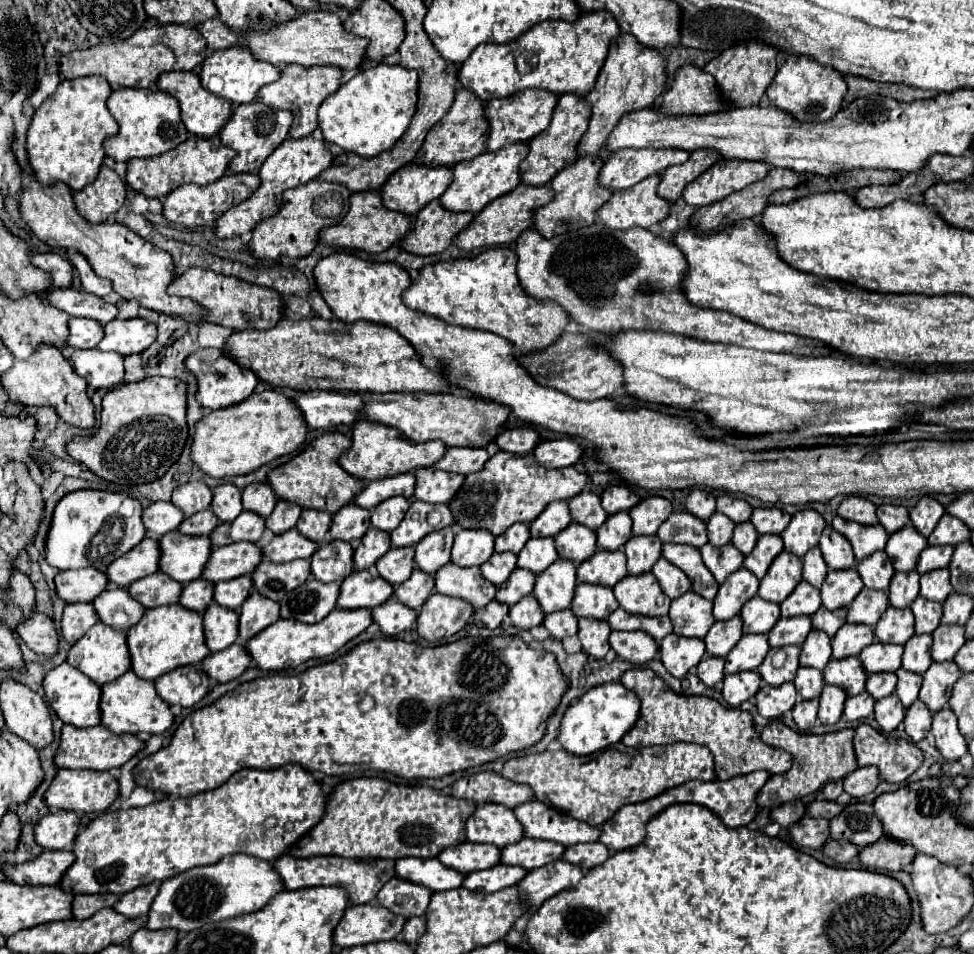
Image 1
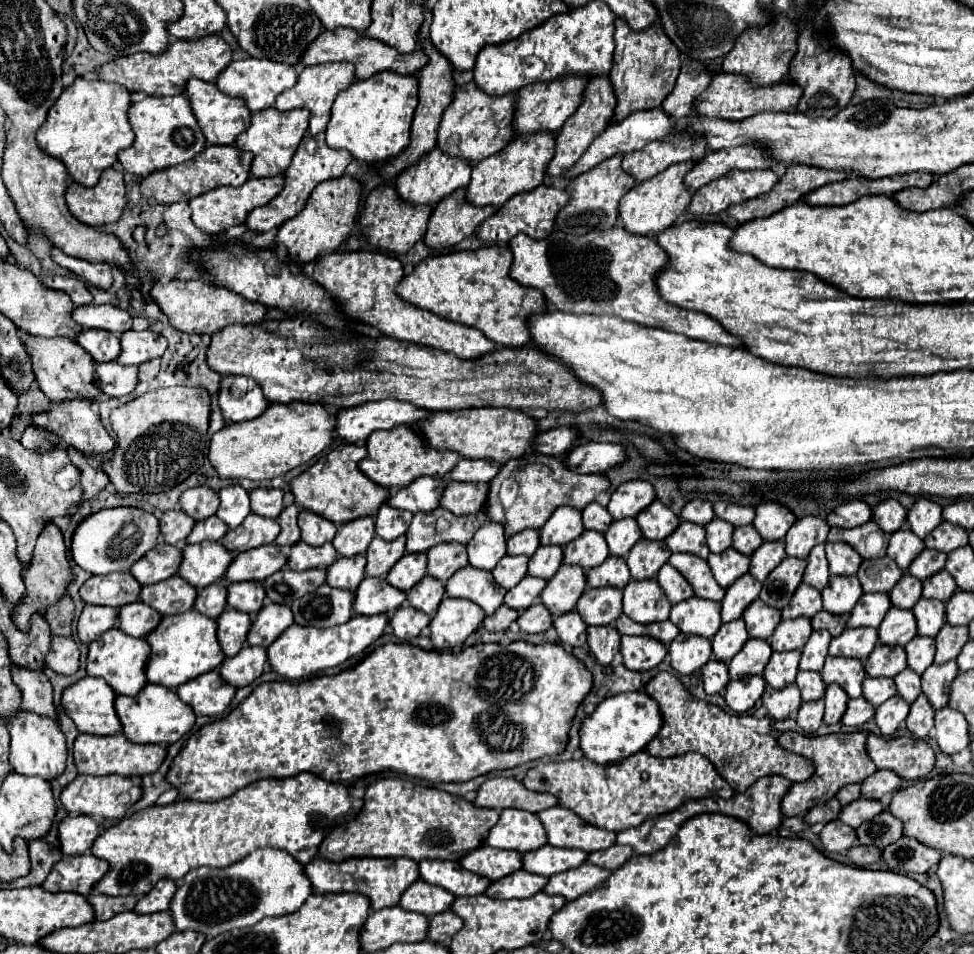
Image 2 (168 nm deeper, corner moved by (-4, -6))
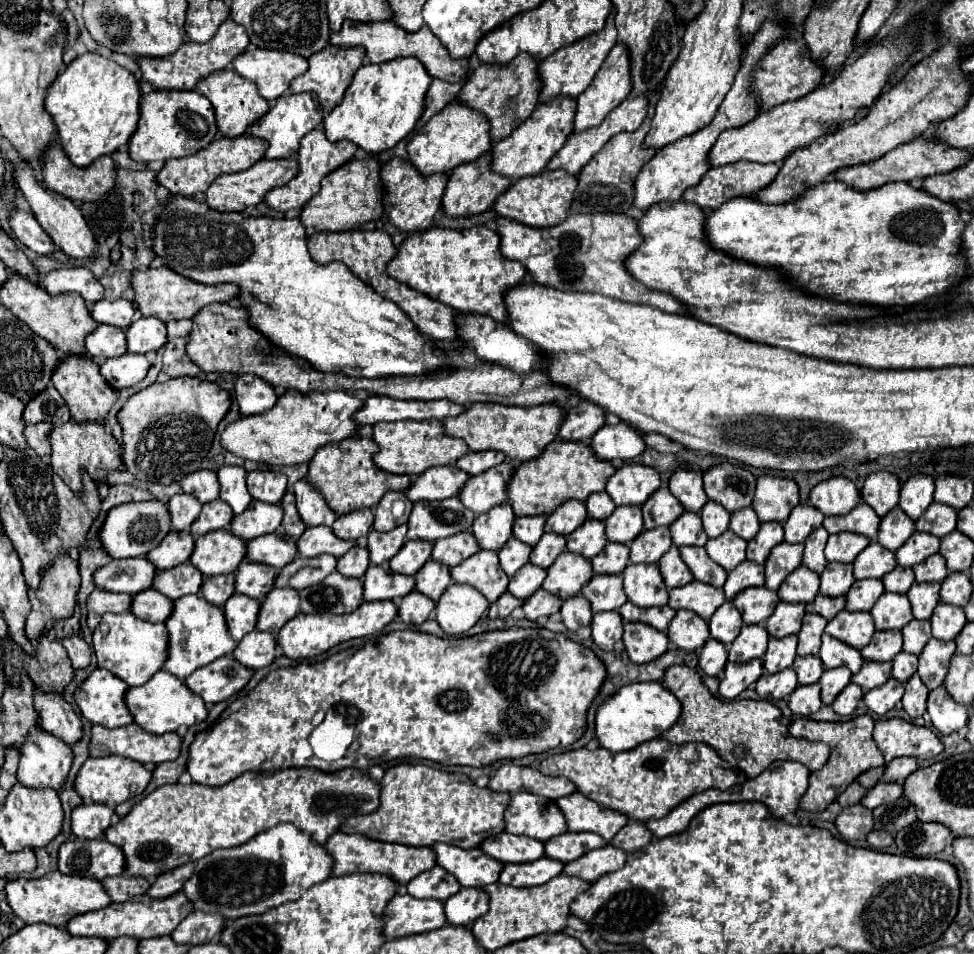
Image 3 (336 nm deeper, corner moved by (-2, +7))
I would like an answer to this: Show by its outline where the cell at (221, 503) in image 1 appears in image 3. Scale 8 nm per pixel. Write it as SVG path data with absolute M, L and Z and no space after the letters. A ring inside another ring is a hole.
M222 466L218 470L220 480L220 500L228 502L234 514L242 514L252 502L246 490L246 470L242 466Z

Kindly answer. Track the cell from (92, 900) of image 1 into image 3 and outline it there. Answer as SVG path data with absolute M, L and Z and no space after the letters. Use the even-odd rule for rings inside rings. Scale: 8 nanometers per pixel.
M110 876L104 878L104 888L108 890L112 902L126 902L138 894L146 894L148 888L152 886L150 880L142 878L142 876Z

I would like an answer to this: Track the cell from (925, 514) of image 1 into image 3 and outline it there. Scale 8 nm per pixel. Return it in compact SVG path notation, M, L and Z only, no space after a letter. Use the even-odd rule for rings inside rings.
M926 474L910 476L900 488L900 508L912 518L920 518L922 512L930 506L934 494L934 478Z

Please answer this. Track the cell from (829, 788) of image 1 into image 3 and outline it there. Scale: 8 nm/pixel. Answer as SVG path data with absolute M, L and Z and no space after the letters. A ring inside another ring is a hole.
M876 768L876 770L868 770L868 772L864 772L860 778L858 778L858 782L860 784L864 784L864 788L872 788L872 784L876 784L876 782L880 782L880 778L882 778L882 768Z

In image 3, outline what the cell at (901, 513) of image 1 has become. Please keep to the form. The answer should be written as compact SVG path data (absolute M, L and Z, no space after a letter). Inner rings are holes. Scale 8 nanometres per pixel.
M872 472L866 476L864 486L860 488L860 498L868 506L874 508L874 512L882 518L892 508L898 506L898 492L900 492L900 480L896 474L890 472Z

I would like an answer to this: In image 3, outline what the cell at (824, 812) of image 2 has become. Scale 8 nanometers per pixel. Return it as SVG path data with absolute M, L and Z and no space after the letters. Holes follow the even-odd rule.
M852 782L852 784L846 788L846 792L844 792L842 796L838 796L838 804L840 804L842 808L848 808L848 806L852 806L852 804L858 804L866 794L868 794L868 790L866 790L864 786L860 786L858 782Z

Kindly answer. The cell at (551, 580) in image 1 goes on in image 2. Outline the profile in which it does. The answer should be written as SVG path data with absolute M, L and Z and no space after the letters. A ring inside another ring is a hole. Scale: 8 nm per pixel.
M562 565L558 573L546 583L542 591L542 603L548 607L548 611L558 617L576 607L576 601L580 599L582 591L586 587L586 575L582 567Z

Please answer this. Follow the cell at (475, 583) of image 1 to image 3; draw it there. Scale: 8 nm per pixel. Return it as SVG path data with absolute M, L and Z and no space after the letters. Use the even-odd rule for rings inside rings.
M488 550L476 552L476 556L470 556L464 560L464 564L458 564L450 572L454 582L474 586L490 602L496 602L506 592L506 586L510 582L506 572L500 568L498 554Z

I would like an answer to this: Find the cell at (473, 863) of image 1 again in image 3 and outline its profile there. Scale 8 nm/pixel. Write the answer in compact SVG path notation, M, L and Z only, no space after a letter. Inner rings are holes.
M500 832L492 838L488 838L480 846L488 856L508 864L520 864L520 862L532 862L544 856L544 842L528 838L528 836L516 836L510 832Z

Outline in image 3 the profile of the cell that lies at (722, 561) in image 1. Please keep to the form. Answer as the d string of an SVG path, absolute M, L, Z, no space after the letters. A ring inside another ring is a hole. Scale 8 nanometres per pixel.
M732 530L720 534L718 538L708 540L706 552L708 556L720 564L726 572L732 572L746 558L746 540L736 536Z

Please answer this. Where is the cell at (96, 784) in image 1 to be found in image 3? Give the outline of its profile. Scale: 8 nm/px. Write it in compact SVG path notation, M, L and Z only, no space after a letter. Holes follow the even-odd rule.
M104 756L104 758L88 758L84 762L84 766L80 768L76 776L74 788L84 798L84 802L100 802L108 806L118 806L130 800L132 796L142 794L150 780L152 780L152 772L144 764L130 758L122 758L122 756Z

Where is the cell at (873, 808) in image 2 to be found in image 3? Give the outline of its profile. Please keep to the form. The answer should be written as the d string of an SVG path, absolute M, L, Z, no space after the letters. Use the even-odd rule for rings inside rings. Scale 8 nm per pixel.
M878 782L872 790L868 790L868 798L862 800L862 804L866 808L876 808L884 802L894 802L902 796L904 786L896 784L896 782Z

